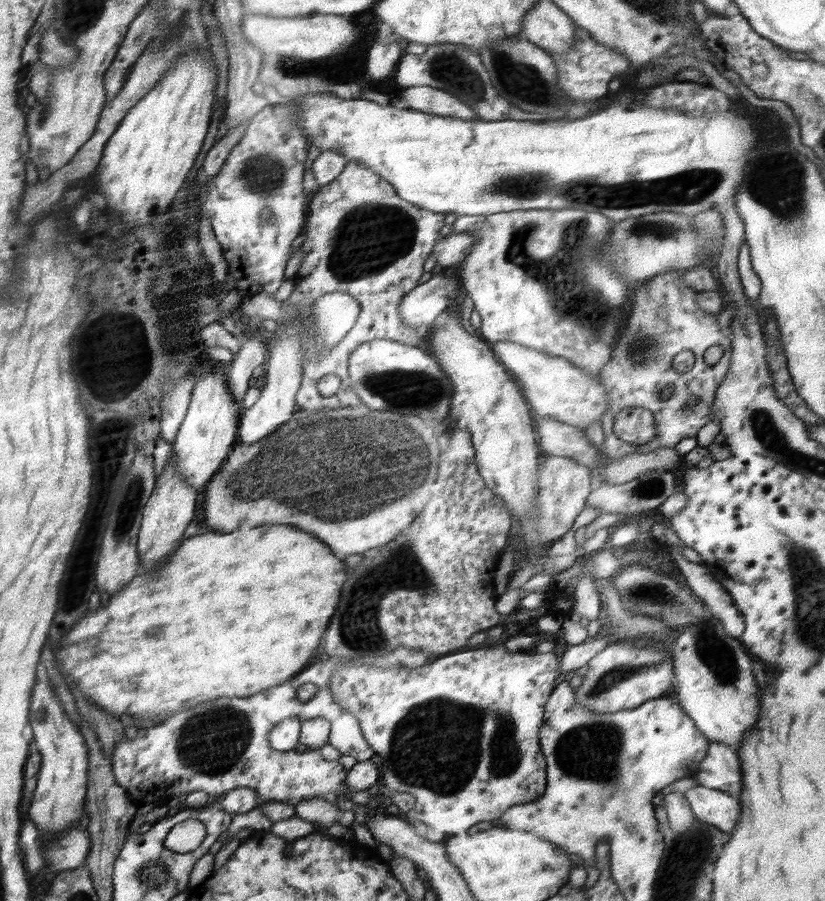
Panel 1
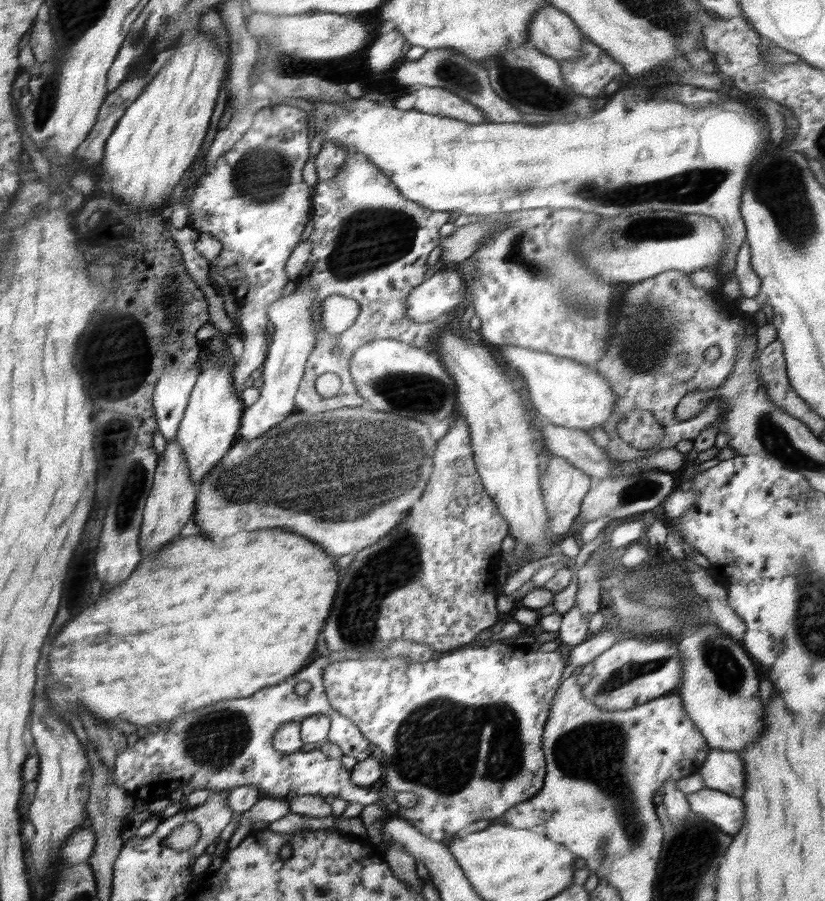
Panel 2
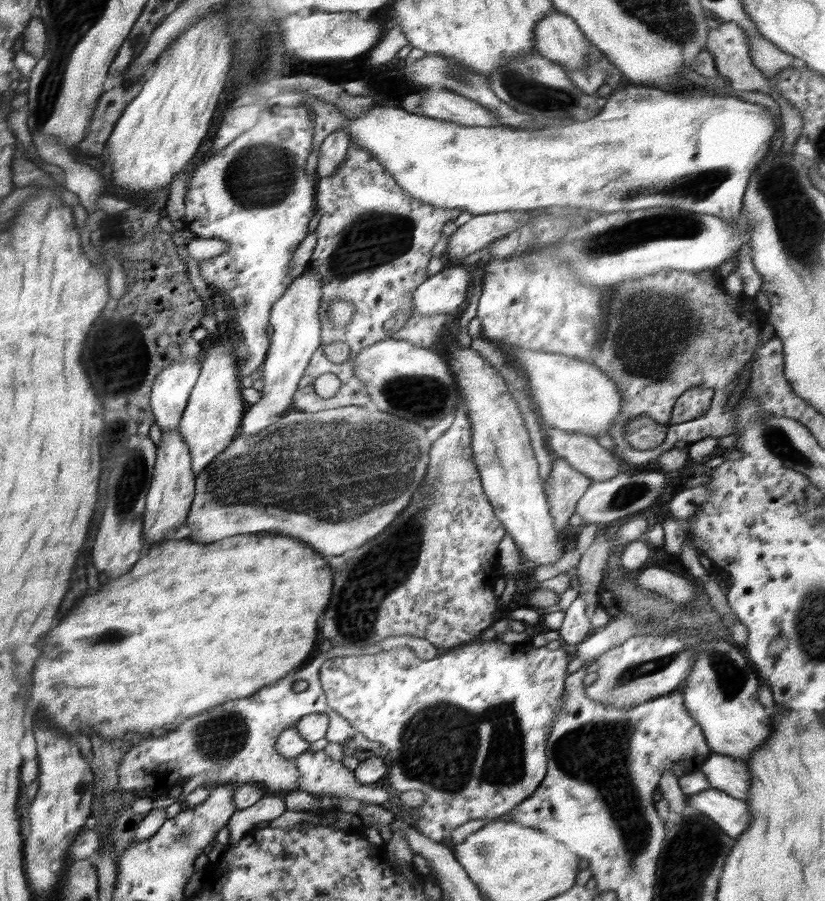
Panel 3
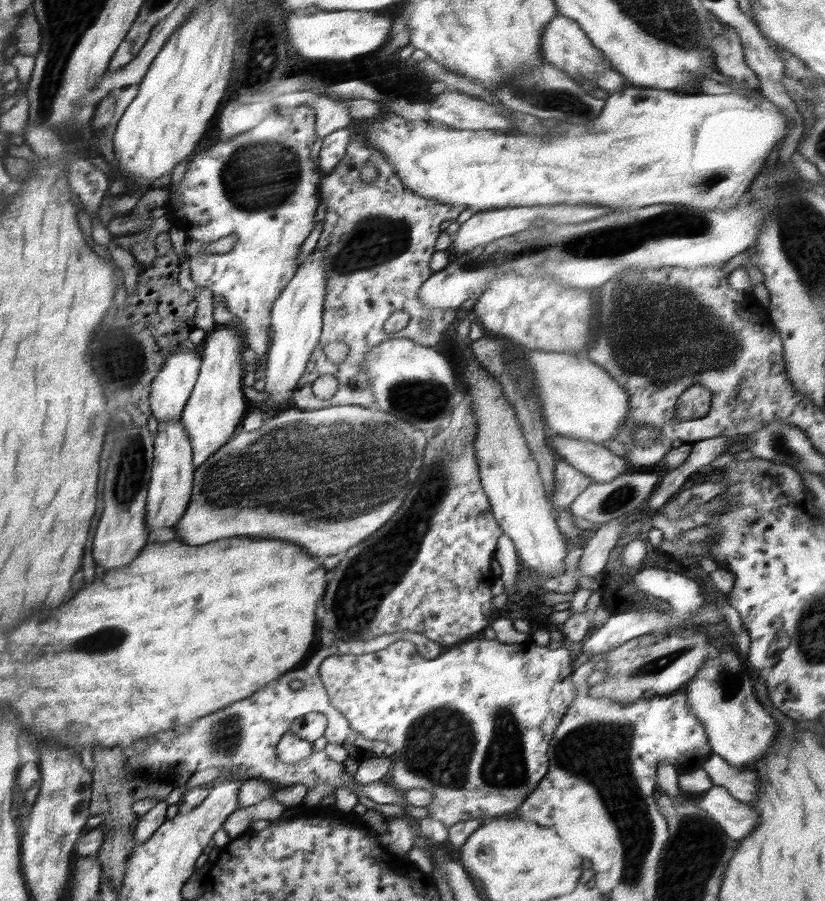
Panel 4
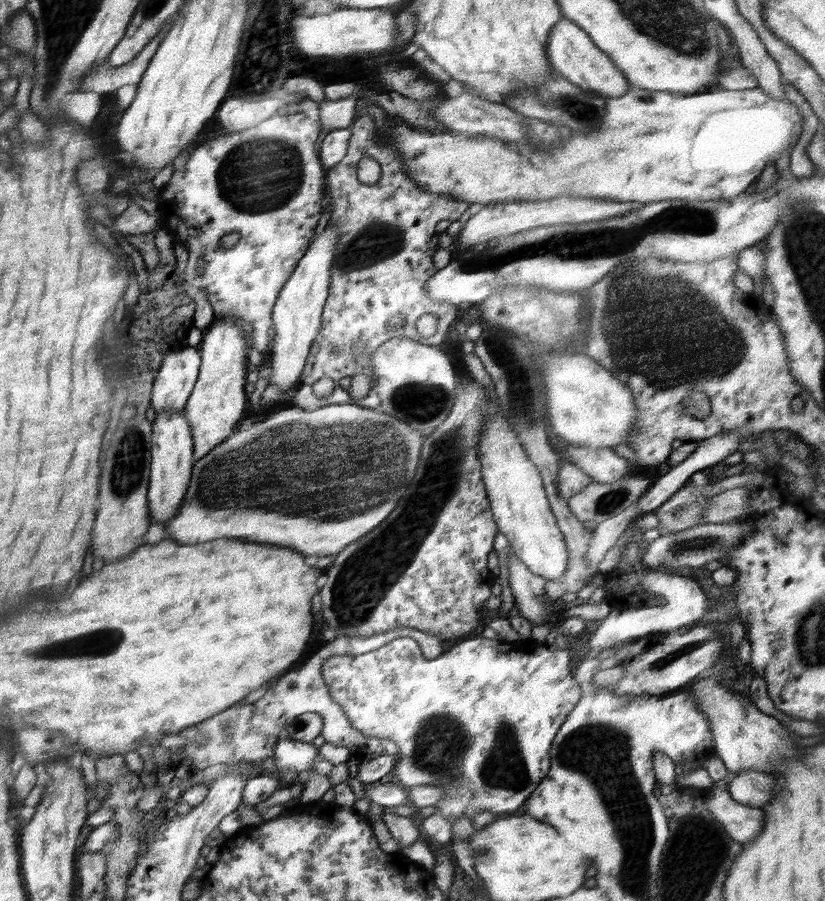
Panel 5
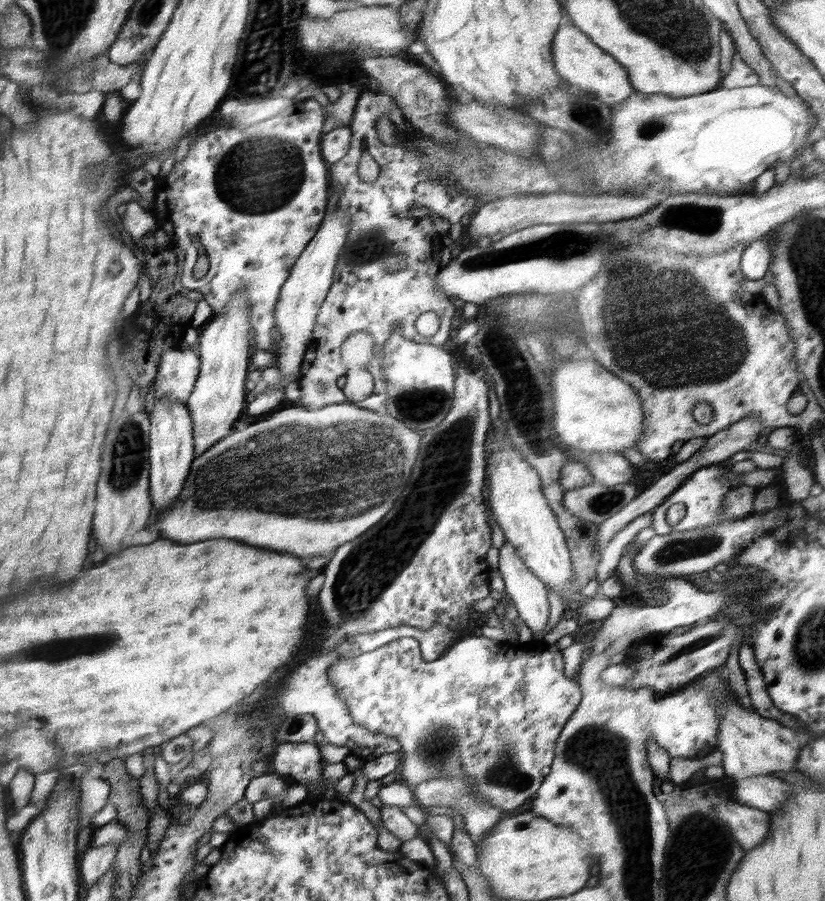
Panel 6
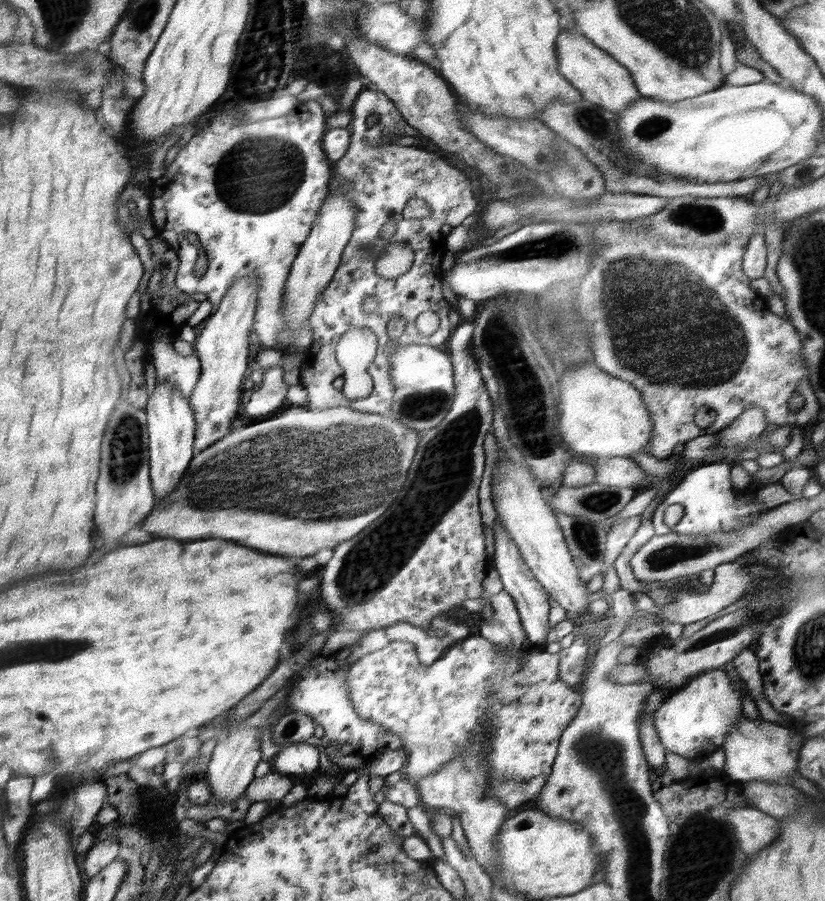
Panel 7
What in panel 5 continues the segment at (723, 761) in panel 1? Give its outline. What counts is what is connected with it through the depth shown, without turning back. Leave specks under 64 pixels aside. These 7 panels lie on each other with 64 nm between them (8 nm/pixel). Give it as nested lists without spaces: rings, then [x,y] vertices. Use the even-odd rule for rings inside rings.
[[[711,756],[709,760],[705,760],[705,770],[707,770],[709,780],[713,780],[713,784],[719,782],[719,780],[729,778],[731,780],[727,784],[729,796],[733,798],[733,802],[749,806],[749,808],[763,808],[775,792],[771,774],[745,772],[745,774],[731,776],[729,770],[725,768],[725,764],[721,762],[721,758]]]

